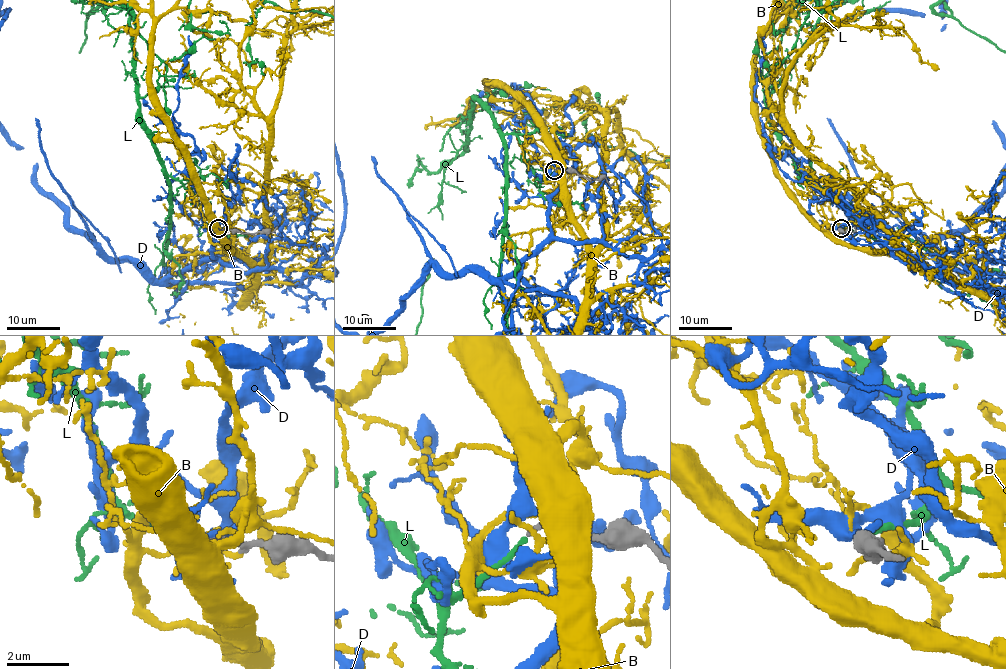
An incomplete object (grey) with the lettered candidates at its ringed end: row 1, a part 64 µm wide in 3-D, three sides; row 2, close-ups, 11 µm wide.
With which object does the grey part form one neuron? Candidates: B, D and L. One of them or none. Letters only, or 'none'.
L

